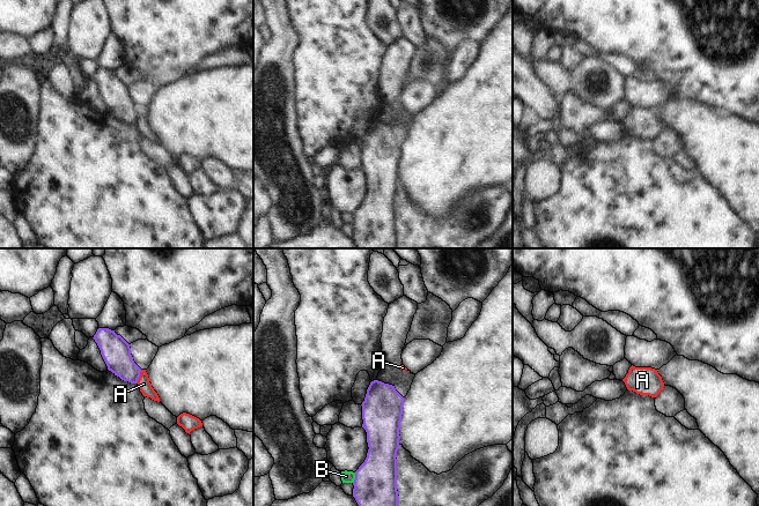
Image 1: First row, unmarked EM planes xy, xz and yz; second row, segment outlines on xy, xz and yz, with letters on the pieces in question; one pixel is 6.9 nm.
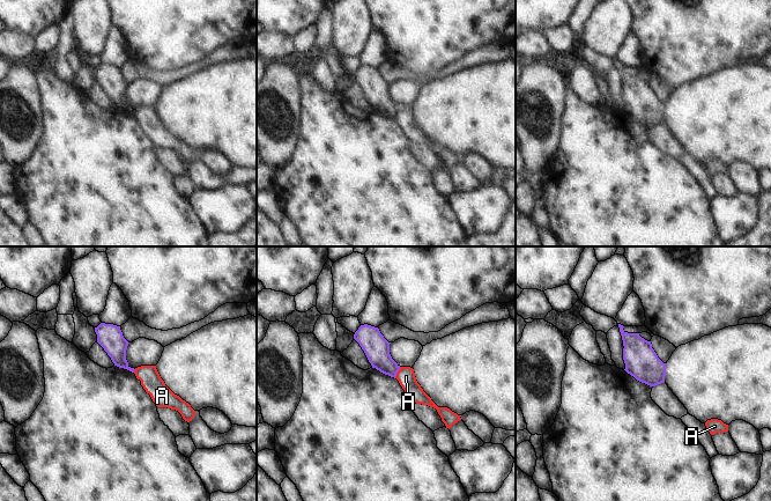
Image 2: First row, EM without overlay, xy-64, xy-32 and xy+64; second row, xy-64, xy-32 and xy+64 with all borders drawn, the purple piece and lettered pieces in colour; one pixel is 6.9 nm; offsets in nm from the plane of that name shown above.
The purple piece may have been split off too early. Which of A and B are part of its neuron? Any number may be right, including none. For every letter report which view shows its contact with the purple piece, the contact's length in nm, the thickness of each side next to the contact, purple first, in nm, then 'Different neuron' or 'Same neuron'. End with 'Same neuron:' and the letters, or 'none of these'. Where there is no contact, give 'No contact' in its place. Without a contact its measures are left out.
A: Touches purple in xy. Shared border 100 nm. Thickness 200 nm (purple) against 90 nm. Different neuron
B: Touches purple in xz. Shared border 80 nm. Thickness 300 nm (purple) against 80 nm. Different neuron
Same neuron: none of these.

